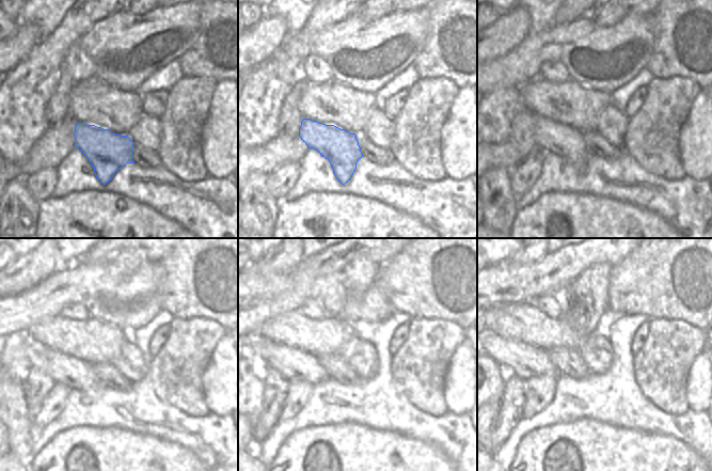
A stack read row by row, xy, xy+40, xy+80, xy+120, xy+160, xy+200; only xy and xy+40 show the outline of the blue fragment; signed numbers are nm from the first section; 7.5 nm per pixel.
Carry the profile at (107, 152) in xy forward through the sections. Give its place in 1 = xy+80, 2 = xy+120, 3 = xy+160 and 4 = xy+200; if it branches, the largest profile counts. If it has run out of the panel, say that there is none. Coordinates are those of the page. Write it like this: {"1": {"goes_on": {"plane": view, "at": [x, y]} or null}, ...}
{"1": {"goes_on": {"plane": "xy+80", "at": [563, 140]}}, "2": {"goes_on": {"plane": "xy+120", "at": [76, 374]}}, "3": {"goes_on": {"plane": "xy+160", "at": [291, 363]}}, "4": {"goes_on": {"plane": "xy+200", "at": [525, 361]}}}

